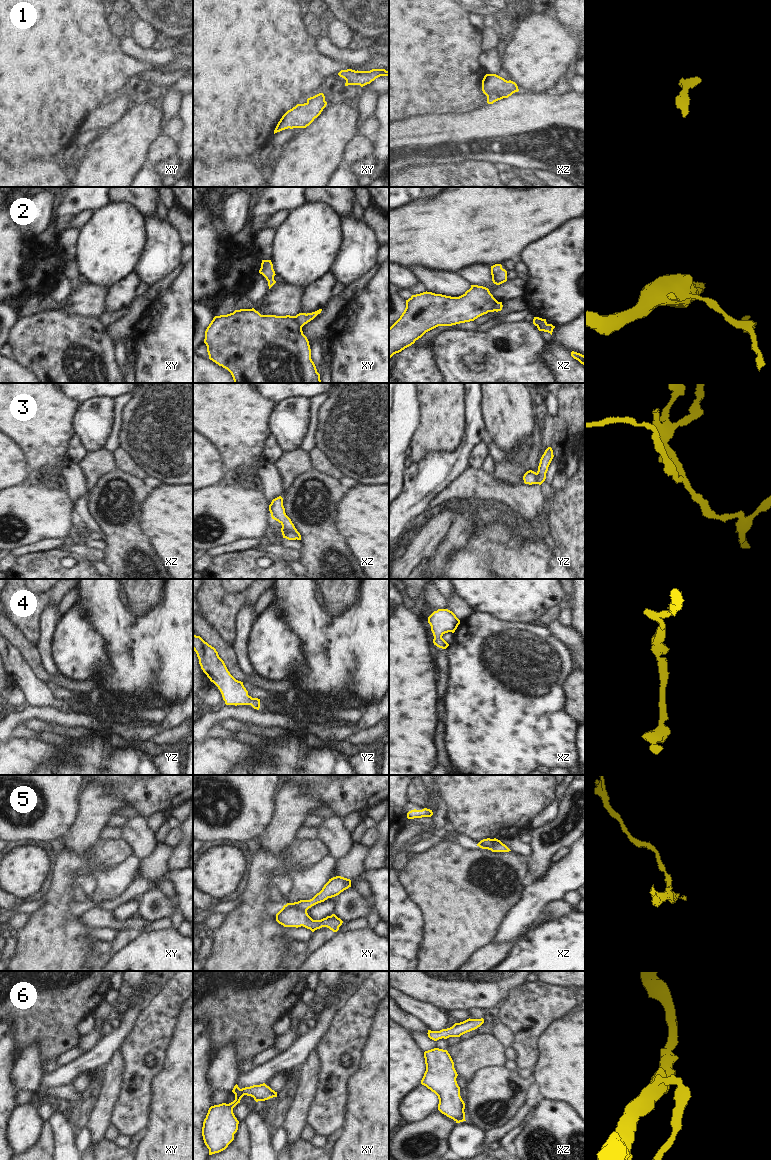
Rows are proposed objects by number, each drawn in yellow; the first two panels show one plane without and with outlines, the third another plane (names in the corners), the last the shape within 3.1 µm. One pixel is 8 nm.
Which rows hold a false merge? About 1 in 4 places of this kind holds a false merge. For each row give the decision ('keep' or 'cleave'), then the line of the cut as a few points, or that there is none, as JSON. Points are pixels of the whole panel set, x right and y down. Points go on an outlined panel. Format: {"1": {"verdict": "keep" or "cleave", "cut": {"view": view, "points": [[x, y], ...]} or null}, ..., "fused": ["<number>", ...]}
{"1": {"verdict": "keep", "cut": null}, "2": {"verdict": "cleave", "cut": {"view": "xy", "points": [[294, 316], [301, 327]]}}, "3": {"verdict": "cleave", "cut": {"view": "xz", "points": [[282, 531], [290, 531], [297, 538]]}}, "4": {"verdict": "keep", "cut": null}, "5": {"verdict": "cleave", "cut": {"view": "xy", "points": [[287, 903], [306, 910]]}}, "6": {"verdict": "keep", "cut": null}, "fused": ["2", "3", "5"]}

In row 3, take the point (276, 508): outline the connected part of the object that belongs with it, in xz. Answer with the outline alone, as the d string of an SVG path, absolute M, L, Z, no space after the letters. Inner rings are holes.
M281 496L272 500L269 505L269 511L272 519L278 521L281 525L281 532L291 532L296 535L297 540L301 540L301 535L295 528L291 519L286 515L285 508L283 506L283 498Z

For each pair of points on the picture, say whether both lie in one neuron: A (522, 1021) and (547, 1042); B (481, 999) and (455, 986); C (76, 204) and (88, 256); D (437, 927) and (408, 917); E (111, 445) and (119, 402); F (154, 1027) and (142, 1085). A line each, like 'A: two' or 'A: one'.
A: two
B: one
C: two
D: two
E: one
F: one

